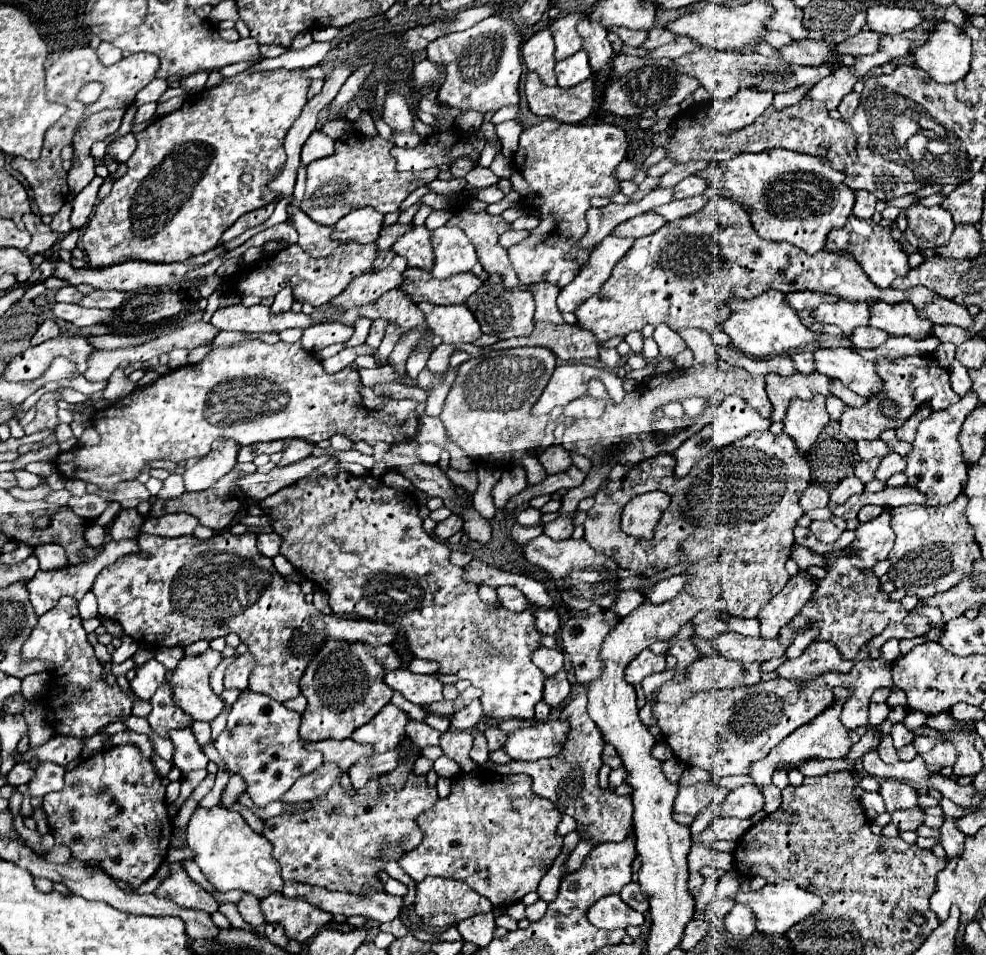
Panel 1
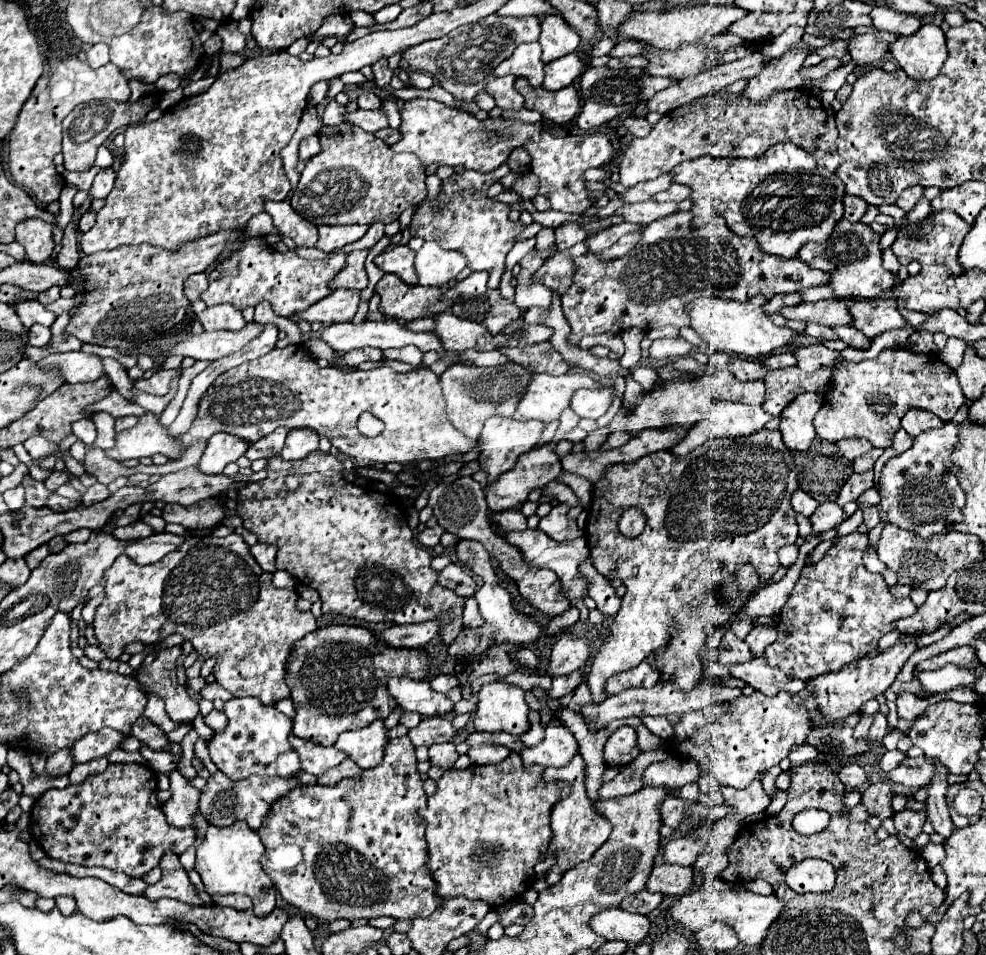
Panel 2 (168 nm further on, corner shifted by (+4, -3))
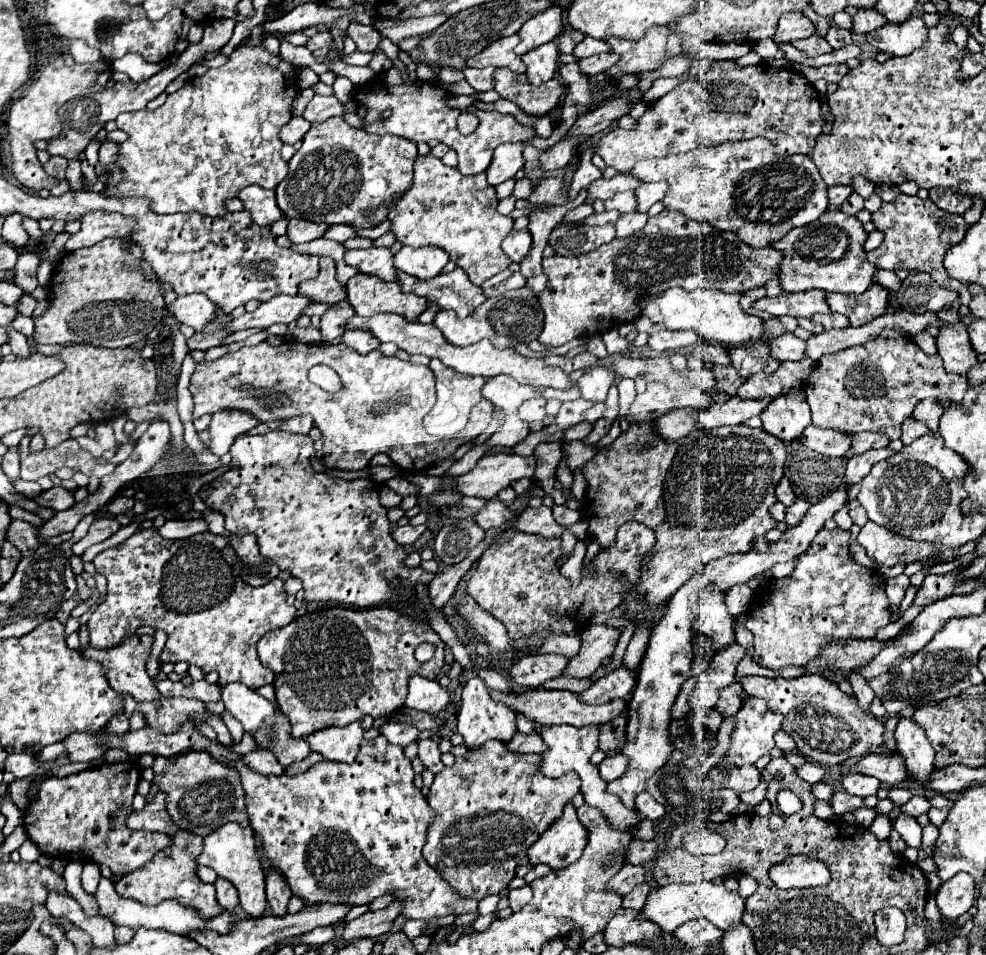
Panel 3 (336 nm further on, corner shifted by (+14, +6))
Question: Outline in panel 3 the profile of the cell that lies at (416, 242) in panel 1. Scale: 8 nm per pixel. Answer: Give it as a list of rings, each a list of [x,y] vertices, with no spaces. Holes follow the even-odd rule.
[[[389,247],[353,249],[345,253],[345,261],[361,269],[361,273],[377,275],[383,281],[397,281],[397,269],[393,265],[393,253]]]

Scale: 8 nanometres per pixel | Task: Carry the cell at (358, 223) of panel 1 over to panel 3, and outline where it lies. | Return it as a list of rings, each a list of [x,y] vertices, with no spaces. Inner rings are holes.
[[[289,219],[287,237],[293,243],[307,243],[307,241],[323,237],[327,229],[329,229],[329,225],[325,225],[325,223],[309,223],[305,219]]]

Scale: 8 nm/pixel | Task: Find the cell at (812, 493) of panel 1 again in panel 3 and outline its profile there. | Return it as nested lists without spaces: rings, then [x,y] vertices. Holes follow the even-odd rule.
[[[783,477],[781,479],[781,483],[777,485],[777,489],[775,489],[775,495],[777,495],[777,499],[783,503],[783,505],[791,505],[797,497],[793,495],[793,489],[791,489],[791,485],[789,485],[789,479],[787,477]]]

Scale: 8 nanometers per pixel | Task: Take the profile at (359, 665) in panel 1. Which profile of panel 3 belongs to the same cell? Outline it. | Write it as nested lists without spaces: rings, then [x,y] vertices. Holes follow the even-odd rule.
[[[333,607],[325,611],[315,611],[297,617],[287,627],[269,631],[257,645],[259,659],[275,671],[275,695],[281,713],[291,721],[293,737],[307,737],[315,731],[327,729],[331,725],[349,725],[353,721],[371,715],[373,719],[393,713],[403,707],[407,695],[407,681],[411,675],[425,675],[435,679],[443,667],[443,641],[439,635],[421,621],[407,619],[405,615],[389,607],[371,607],[369,611],[355,611],[347,607]],[[421,643],[431,643],[435,655],[431,661],[417,661],[415,649]]]

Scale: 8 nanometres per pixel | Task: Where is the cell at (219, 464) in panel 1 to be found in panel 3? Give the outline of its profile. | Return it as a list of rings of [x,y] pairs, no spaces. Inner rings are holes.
[[[219,411],[213,415],[209,425],[209,451],[215,455],[225,455],[233,441],[241,435],[251,431],[259,421],[253,415],[241,413],[241,411]]]

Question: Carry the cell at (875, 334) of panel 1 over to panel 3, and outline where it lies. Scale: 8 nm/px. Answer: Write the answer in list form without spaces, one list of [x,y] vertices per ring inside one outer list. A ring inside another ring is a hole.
[[[837,313],[815,315],[813,321],[821,323],[825,329],[845,329],[845,327],[849,327],[849,319],[845,319],[845,315],[837,315]]]

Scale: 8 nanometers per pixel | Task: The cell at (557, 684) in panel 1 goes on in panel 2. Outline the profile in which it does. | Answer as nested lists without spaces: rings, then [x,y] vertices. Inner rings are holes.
[[[581,670],[569,674],[569,676],[559,676],[559,678],[553,678],[553,686],[551,686],[551,692],[549,696],[551,698],[561,698],[565,694],[571,694],[581,682],[583,682],[585,674]]]

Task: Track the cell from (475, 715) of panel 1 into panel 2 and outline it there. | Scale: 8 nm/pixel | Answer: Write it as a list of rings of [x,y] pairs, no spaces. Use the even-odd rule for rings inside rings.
[[[435,716],[435,718],[423,718],[417,728],[411,728],[407,736],[411,738],[413,746],[431,746],[431,744],[443,744],[449,742],[455,734],[455,728],[447,718]]]

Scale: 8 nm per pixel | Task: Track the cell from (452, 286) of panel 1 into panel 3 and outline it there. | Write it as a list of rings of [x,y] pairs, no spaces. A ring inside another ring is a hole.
[[[359,273],[347,281],[347,301],[361,317],[383,311],[403,315],[409,321],[415,321],[429,305],[429,301],[421,299],[419,295],[403,293],[397,281],[385,283],[383,279],[377,279],[377,275]]]

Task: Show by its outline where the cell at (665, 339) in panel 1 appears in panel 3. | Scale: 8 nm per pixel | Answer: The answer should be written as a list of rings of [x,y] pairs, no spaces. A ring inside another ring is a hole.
[[[657,331],[649,337],[649,347],[655,351],[675,351],[675,349],[685,349],[695,345],[699,335],[695,331]]]

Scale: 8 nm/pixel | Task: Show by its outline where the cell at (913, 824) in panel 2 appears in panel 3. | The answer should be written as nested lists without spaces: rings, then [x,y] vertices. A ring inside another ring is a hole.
[[[913,795],[905,805],[899,807],[903,815],[911,815],[911,817],[919,817],[921,813],[927,813],[931,809],[931,803],[923,797],[923,795]]]

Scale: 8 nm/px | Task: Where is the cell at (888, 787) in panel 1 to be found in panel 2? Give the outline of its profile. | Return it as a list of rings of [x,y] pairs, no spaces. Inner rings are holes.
[[[871,784],[863,794],[861,794],[861,804],[871,816],[877,816],[879,820],[885,820],[893,816],[891,808],[891,786],[889,784]]]

